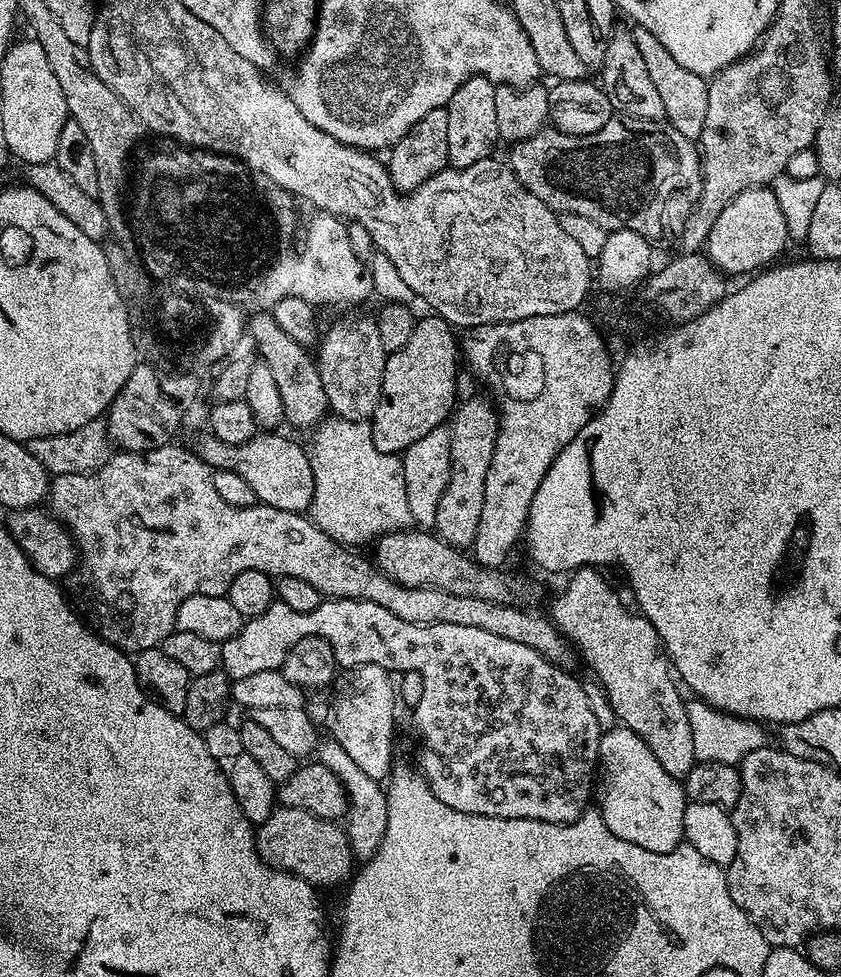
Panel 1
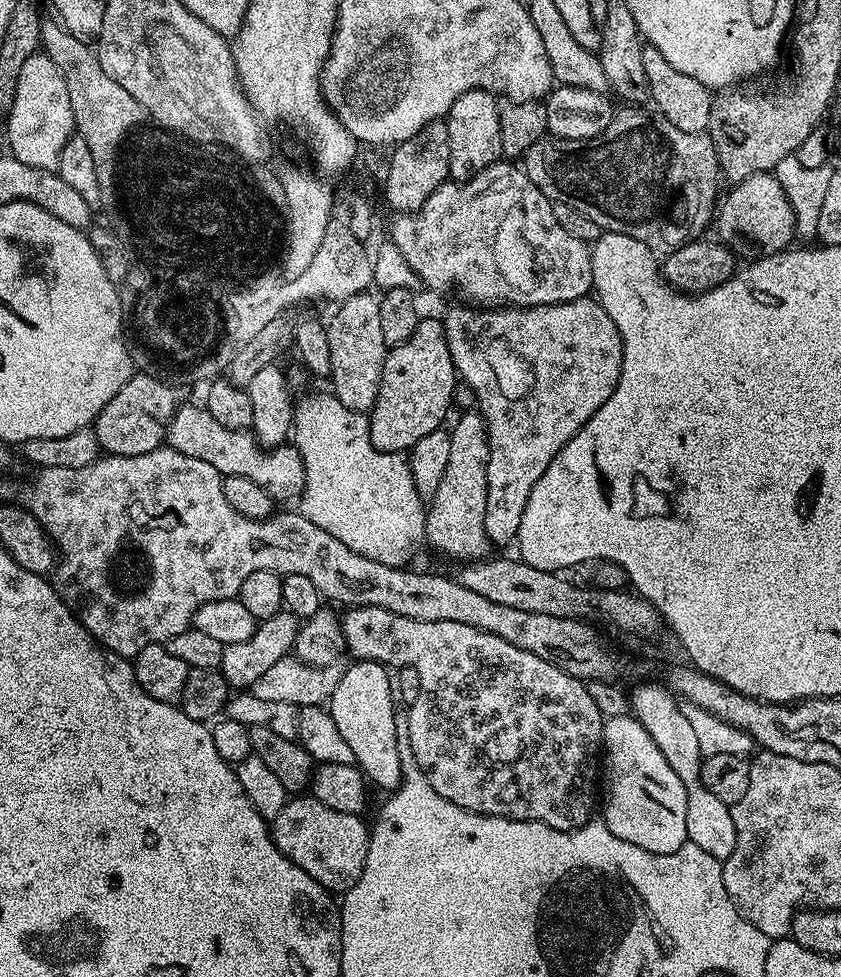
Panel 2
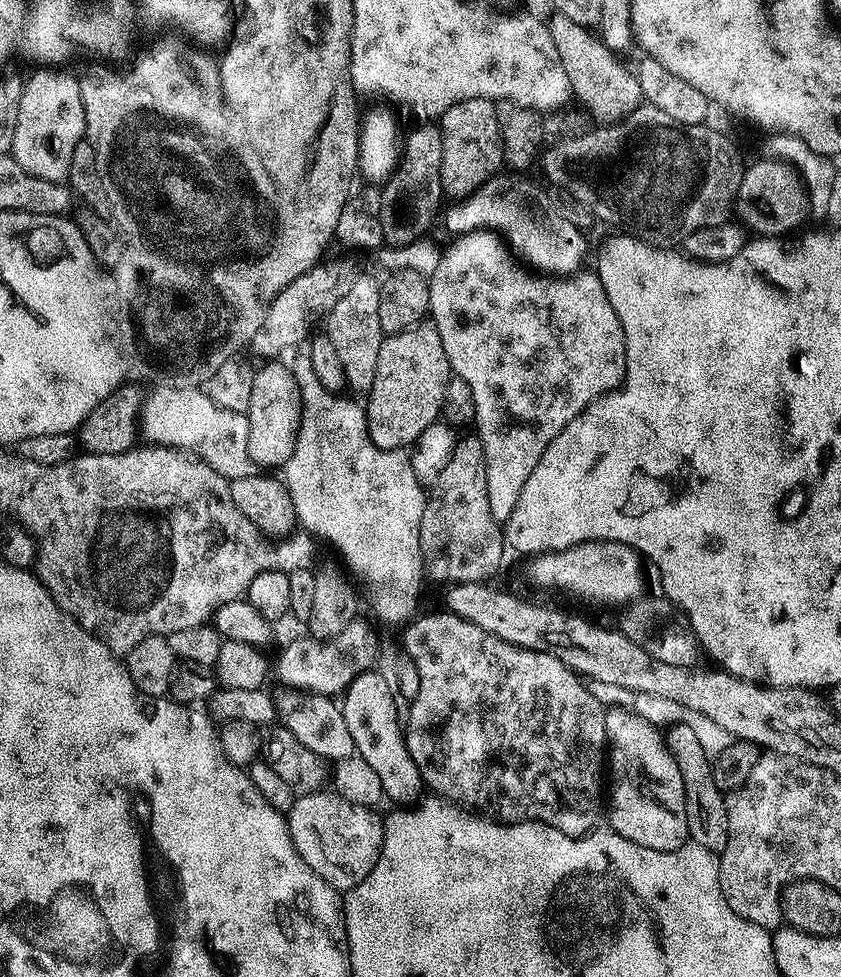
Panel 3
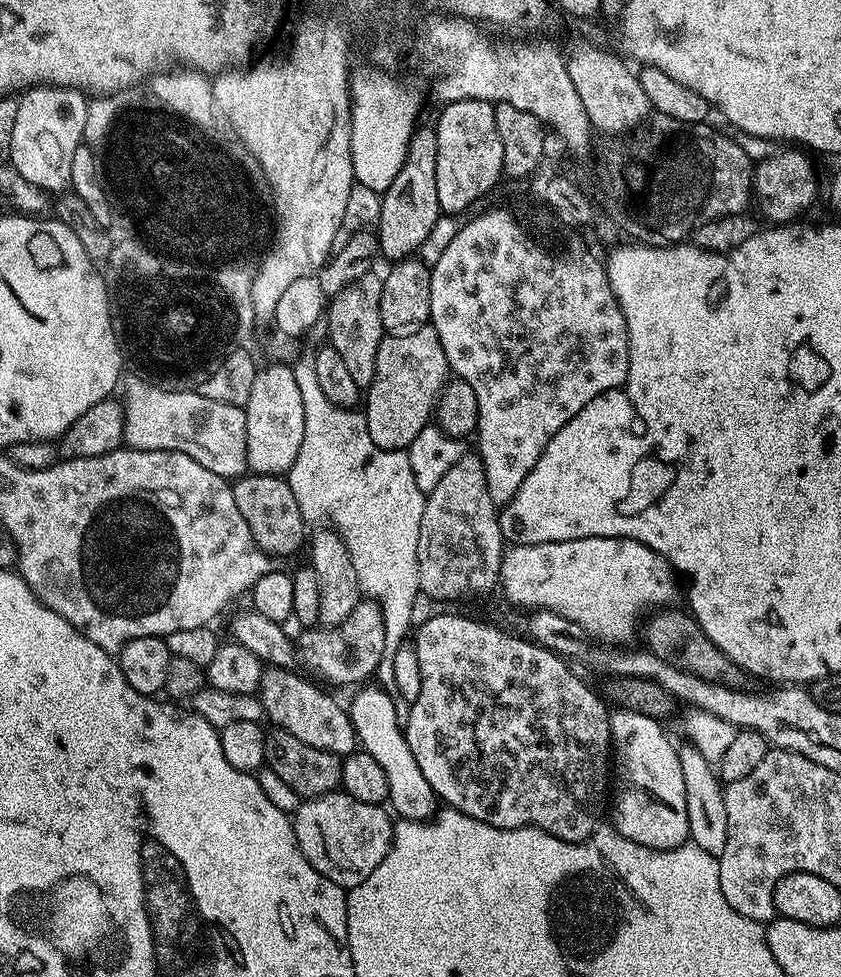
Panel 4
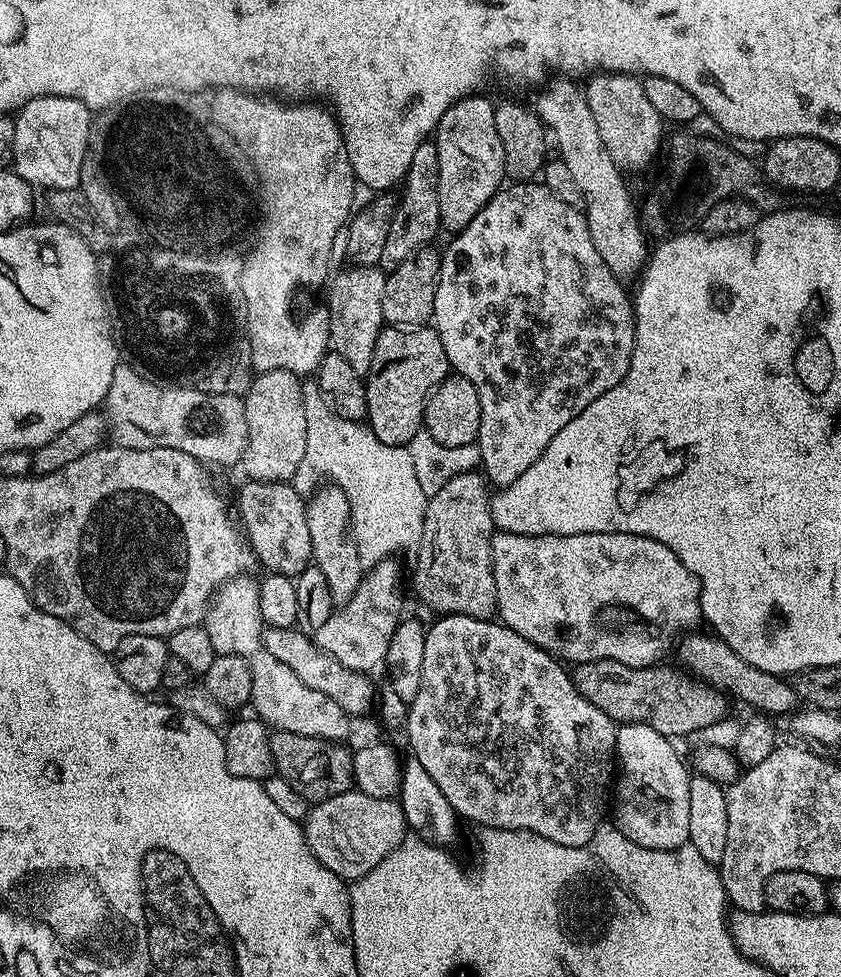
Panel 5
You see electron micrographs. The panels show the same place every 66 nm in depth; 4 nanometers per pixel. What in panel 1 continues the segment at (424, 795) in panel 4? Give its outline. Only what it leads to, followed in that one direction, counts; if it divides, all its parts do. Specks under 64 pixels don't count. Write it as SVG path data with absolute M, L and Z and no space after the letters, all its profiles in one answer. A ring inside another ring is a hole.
M358 666L341 671L334 681L335 688L336 701L328 708L331 739L340 744L346 754L350 754L362 774L381 782L387 781L394 768L392 711L398 708L398 692L393 677L382 666Z

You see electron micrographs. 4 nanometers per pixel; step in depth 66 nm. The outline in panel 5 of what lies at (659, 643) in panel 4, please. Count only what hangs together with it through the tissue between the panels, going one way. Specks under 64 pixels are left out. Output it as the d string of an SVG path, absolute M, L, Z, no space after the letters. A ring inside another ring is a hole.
M693 630L681 635L674 648L674 656L681 660L679 663L695 679L720 689L733 701L741 700L742 703L749 704L752 710L760 714L769 714L777 718L776 716L782 712L791 714L797 711L795 687L785 677L775 676L766 670L758 670L758 666L750 666L750 662L738 658L738 654L734 654L734 650L730 650L730 646L726 646L724 640L712 634L703 636L702 633L703 631Z

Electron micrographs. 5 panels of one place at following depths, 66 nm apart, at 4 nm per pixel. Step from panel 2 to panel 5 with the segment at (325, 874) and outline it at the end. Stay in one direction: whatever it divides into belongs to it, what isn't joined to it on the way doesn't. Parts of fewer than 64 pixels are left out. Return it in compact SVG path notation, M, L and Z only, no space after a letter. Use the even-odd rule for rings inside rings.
M359 790L343 792L334 798L313 803L302 827L314 858L318 858L326 870L334 870L334 874L338 874L345 882L355 882L370 874L370 870L374 870L374 866L378 866L386 854L394 851L410 832L399 799L370 798L370 794L362 794Z

